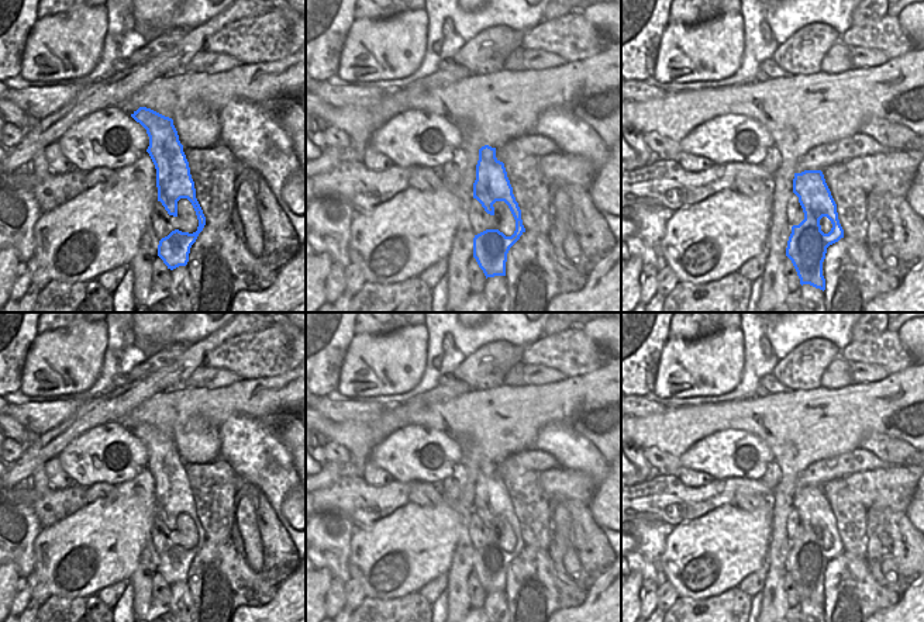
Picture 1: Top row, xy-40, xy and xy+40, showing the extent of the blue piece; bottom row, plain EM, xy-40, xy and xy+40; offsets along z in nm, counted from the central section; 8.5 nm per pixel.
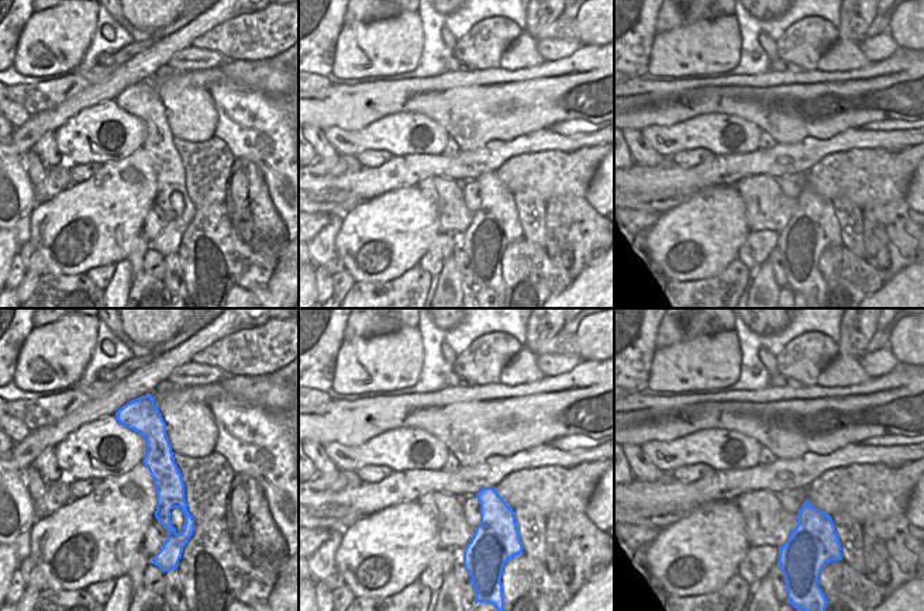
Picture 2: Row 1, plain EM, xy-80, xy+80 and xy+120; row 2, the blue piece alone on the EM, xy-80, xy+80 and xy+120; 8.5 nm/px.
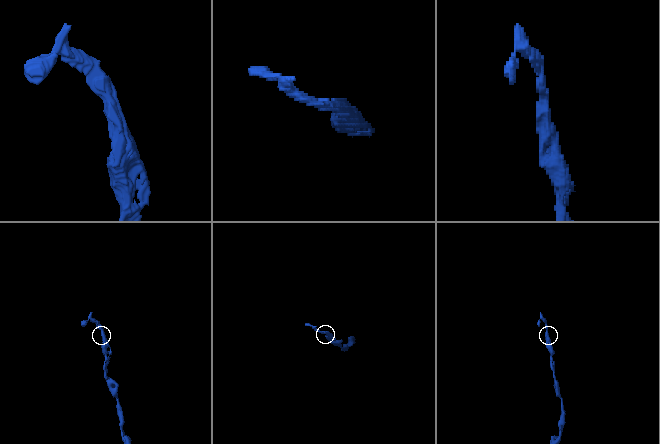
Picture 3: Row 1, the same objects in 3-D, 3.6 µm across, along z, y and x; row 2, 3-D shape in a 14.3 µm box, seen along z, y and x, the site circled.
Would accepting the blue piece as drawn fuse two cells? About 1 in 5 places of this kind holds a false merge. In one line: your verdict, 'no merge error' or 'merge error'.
no merge error

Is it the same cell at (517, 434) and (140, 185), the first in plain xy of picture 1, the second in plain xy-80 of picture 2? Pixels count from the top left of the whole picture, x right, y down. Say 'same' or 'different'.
different

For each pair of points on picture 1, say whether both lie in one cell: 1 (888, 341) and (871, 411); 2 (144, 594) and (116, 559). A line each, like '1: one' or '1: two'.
1: two
2: two

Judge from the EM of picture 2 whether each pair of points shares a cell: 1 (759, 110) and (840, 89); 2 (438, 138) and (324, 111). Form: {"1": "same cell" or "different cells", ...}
{"1": "same cell", "2": "different cells"}

